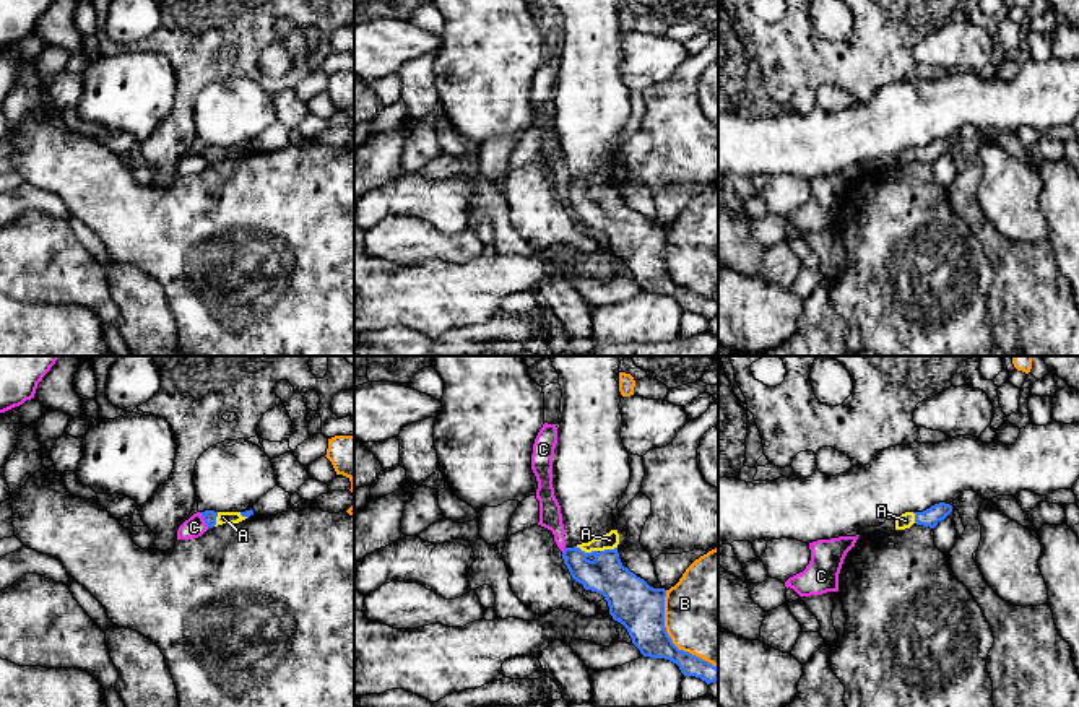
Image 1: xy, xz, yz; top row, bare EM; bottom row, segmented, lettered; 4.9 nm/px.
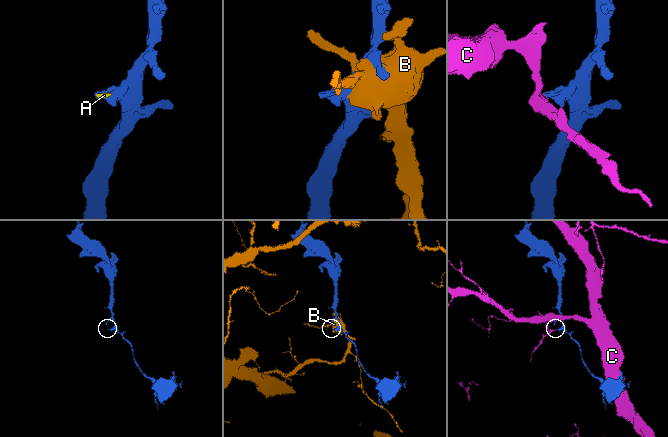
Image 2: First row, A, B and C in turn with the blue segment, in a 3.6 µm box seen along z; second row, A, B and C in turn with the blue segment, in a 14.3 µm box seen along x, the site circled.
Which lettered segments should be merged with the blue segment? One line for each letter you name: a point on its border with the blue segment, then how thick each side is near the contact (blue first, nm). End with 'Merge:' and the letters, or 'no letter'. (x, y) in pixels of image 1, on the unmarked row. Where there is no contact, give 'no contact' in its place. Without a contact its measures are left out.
A: contact xz (587, 189); calibres 190 and 80 nm
Merge: A

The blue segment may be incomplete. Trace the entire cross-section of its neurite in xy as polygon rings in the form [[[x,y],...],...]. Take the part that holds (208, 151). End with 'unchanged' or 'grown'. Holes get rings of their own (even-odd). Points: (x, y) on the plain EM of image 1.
[[[205,146],[200,148],[206,163],[213,164],[223,159],[239,159],[245,154],[249,154],[250,151],[254,151],[254,146],[245,146],[245,148],[214,148],[214,146]]] | grown

